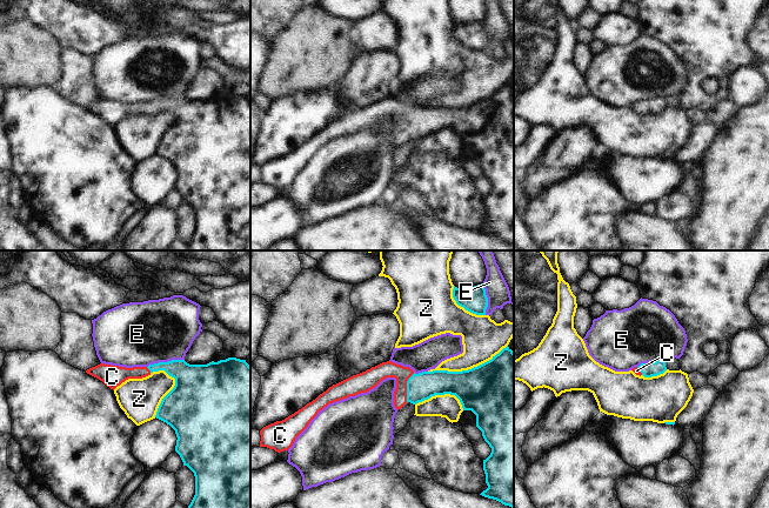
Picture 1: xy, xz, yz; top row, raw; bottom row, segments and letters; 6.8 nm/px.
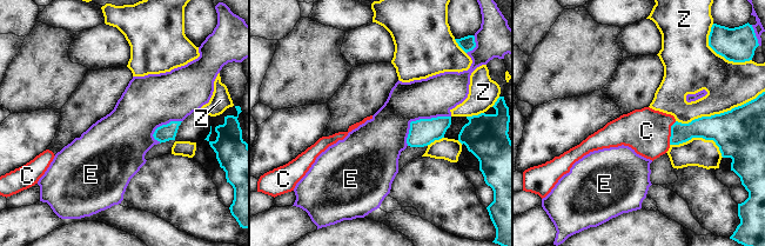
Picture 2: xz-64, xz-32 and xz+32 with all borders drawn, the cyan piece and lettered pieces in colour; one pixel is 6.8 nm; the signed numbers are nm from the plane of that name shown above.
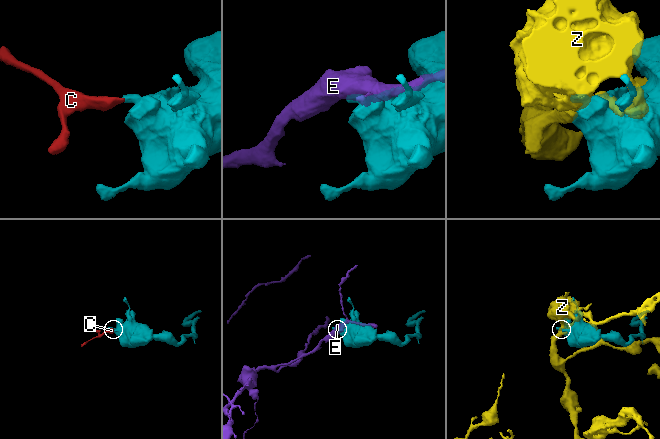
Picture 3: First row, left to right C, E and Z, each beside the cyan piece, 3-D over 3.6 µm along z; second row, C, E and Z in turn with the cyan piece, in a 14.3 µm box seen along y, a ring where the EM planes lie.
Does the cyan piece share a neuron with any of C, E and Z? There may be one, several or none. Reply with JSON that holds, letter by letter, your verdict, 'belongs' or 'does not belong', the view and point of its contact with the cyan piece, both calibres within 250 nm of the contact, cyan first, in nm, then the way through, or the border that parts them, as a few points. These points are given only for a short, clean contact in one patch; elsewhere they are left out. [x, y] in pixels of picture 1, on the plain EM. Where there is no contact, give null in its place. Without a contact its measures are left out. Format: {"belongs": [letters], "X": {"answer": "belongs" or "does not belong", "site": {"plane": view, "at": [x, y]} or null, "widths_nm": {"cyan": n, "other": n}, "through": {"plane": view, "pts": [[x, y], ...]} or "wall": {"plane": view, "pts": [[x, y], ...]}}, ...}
{"belongs": ["C"], "C": {"answer": "belongs", "site": {"plane": "xz", "at": [407, 124]}, "widths_nm": {"cyan": 190, "other": 120}, "through": {"plane": "xz", "pts": [[422, 122], [407, 124], [395, 109], [372, 114]]}}, "E": {"answer": "does not belong", "site": {"plane": "xy", "at": [165, 99]}, "widths_nm": {"cyan": 280, "other": 440}}, "Z": {"answer": "does not belong", "site": {"plane": "xz", "at": [468, 106]}, "widths_nm": {"cyan": 420, "other": 280}}}

